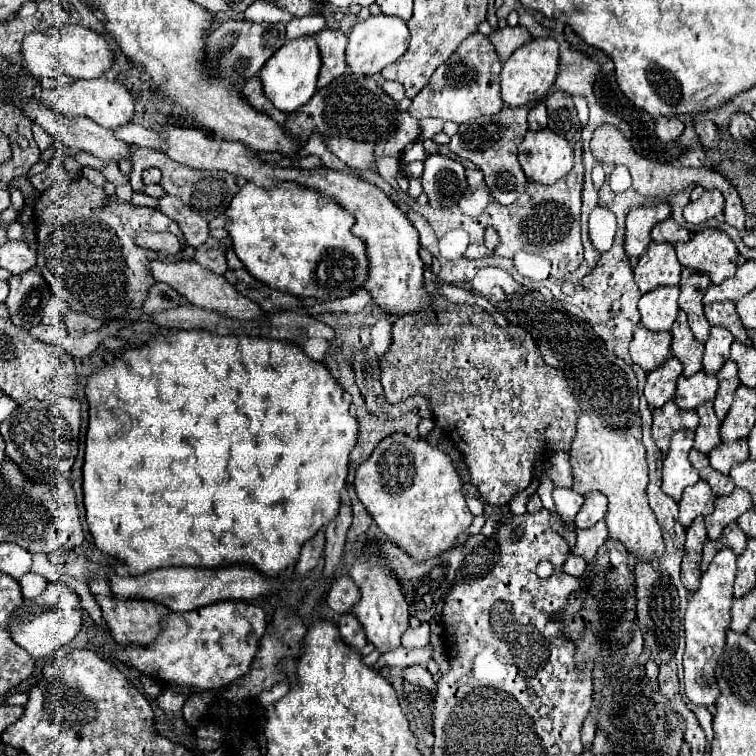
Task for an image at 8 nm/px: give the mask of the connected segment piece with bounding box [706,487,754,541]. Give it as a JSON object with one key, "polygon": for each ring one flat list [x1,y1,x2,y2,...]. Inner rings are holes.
{"polygon":[[734,489,734,493,730,493,730,497,718,497,714,511,710,513,710,517,706,517,706,529,708,529,708,539,716,541,724,527,730,525,732,521,736,521,742,513,746,513,752,507,752,497,750,493,746,493,744,489]]}

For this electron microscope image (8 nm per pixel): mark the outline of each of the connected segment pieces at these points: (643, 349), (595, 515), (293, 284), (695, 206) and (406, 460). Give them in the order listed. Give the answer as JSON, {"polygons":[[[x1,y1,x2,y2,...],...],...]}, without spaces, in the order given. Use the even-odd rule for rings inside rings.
{"polygons":[[[638,325,634,329,634,339,630,343,630,357,646,373,650,373,650,371,658,369,666,361,666,357,672,355,670,341,672,341,672,335,668,331,654,333,654,331,648,331,646,327]],[[592,493,590,497,586,497,580,513,576,515,576,525,578,529,590,529,594,527,600,519,606,517,606,497,600,493]],[[246,183,232,199,226,215,226,231,230,233,236,255,250,271,250,275,254,275,270,289,286,291,296,297,332,301,352,295,354,289,362,289,364,281,368,279,366,245,350,231,354,225,354,217,340,205,334,205,334,201,322,201,322,197,318,197,318,193,314,193,312,189,294,189,294,183,282,183,274,189,262,189,254,183]],[[704,191,698,201,690,201,684,209,684,219,690,225,700,225,712,217,720,217,724,211,724,197,720,191]],[[394,433,378,443,372,457,358,467,354,487,358,499,372,515,380,531,418,563,450,551,456,539,466,533,474,519,474,515,466,507,462,481,452,465,452,459,438,447,432,447,428,441,412,439,404,433]]]}

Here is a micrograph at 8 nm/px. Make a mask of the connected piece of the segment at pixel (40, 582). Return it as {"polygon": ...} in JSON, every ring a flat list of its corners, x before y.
{"polygon":[[26,573,26,577,22,577,22,581,20,581,20,587,22,587,24,597,36,597,44,591,46,583,48,583,46,577,36,575,36,573]]}

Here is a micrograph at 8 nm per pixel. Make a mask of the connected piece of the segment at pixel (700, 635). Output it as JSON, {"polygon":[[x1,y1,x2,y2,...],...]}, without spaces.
{"polygon":[[720,549,712,559,708,569,702,573,700,589,692,593,684,627,686,627,686,651,684,651,684,685,686,697,698,707,712,707,720,695,720,689,714,679,714,669,726,645,726,631,730,625,730,607,732,607,732,585,736,578,736,557,730,549]]}

